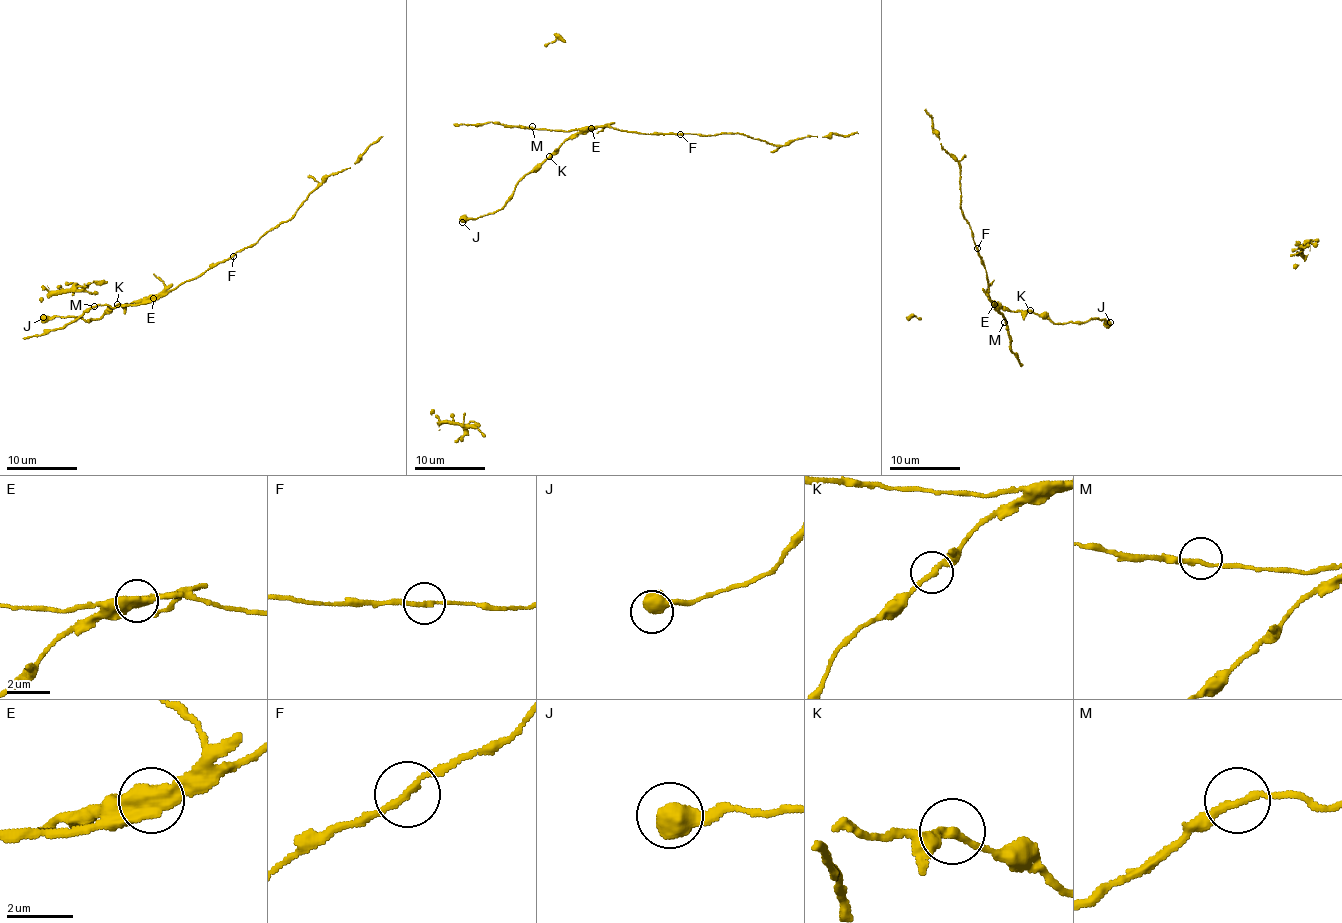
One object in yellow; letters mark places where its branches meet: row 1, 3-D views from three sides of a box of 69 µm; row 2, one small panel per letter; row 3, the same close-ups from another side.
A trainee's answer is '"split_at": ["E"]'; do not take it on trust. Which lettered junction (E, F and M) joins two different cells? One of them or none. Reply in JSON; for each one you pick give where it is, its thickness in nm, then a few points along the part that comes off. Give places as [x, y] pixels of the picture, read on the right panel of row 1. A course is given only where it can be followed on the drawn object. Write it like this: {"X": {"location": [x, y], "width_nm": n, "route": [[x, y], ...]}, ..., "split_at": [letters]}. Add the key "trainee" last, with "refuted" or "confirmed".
{"E": {"location": [994, 304], "width_nm": 550, "route": [[994, 304], [1047, 316], [1053, 322], [1082, 323], [1088, 319], [1103, 319], [1109, 328]]}, "split_at": ["E"], "trainee": "confirmed"}

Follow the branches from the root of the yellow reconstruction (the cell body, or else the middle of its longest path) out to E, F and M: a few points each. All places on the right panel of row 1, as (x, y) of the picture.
E: (1029, 312), (1008, 310), (994, 304)
F: (1029, 312), (1008, 310), (988, 296), (987, 274), (977, 248)
M: (1029, 312), (1003, 310), (1004, 322)

